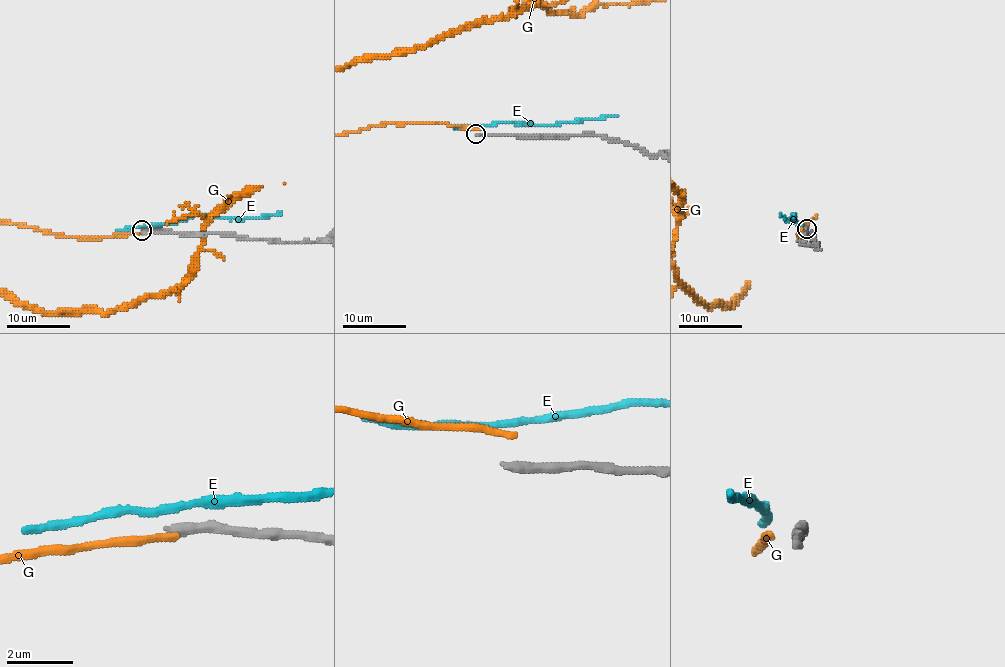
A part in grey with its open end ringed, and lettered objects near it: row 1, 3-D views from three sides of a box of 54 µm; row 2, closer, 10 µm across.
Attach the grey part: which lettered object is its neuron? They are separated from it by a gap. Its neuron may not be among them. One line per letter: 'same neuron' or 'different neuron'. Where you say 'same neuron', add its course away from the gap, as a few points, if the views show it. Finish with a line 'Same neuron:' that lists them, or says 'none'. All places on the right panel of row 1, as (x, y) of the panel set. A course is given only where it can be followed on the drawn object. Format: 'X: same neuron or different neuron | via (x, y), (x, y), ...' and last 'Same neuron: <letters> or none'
E: different neuron
G: different neuron
Same neuron: none

